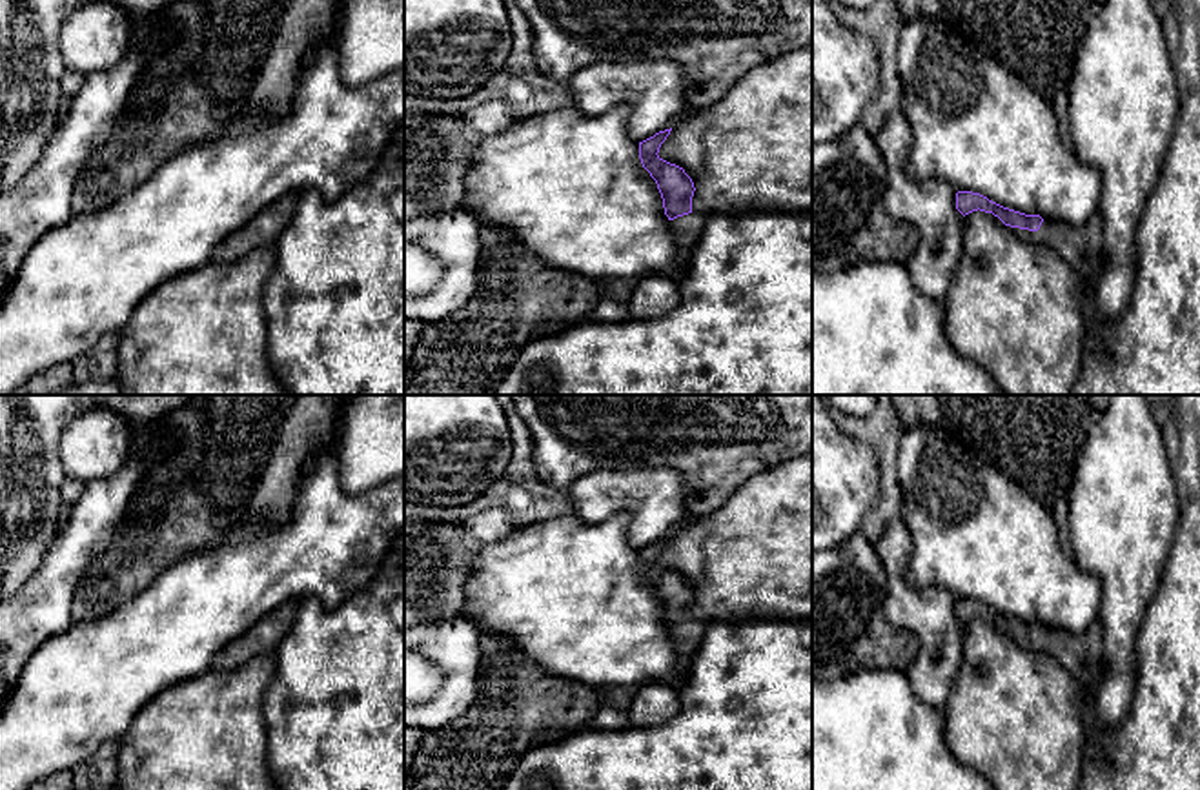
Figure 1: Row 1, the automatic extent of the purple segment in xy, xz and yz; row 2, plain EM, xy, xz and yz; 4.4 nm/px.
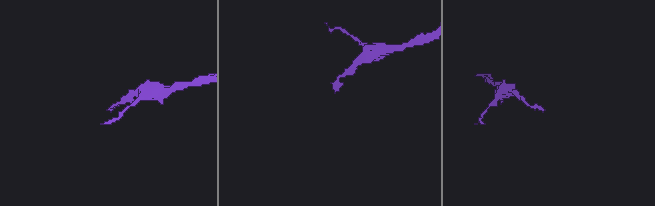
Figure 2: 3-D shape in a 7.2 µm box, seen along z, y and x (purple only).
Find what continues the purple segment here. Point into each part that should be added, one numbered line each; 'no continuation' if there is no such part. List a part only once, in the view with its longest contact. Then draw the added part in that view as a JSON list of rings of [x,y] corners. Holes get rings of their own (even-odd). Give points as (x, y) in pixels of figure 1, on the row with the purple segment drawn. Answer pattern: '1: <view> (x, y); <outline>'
1: yz (1077, 246); [[[1091,217],[1074,228],[1058,220],[1043,220],[1038,231],[1016,228],[1022,240],[1054,249],[1071,268],[1083,277],[1094,277],[1098,266],[1093,258],[1102,251],[1103,220]]]

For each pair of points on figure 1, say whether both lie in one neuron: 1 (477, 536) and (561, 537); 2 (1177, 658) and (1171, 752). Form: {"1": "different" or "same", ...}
{"1": "different", "2": "same"}

